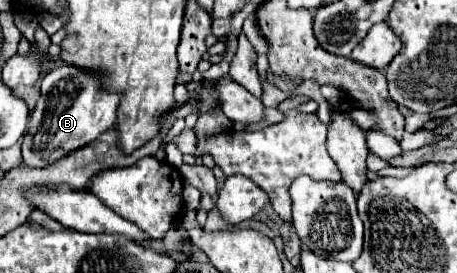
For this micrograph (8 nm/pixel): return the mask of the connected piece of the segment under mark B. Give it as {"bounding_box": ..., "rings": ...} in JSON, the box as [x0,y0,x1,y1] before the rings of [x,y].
{"bounding_box":[21,64,121,168],"rings":[[[69,64],[57,66],[41,82],[41,96],[33,108],[27,136],[21,144],[23,162],[31,168],[45,168],[69,152],[91,144],[115,124],[119,100],[121,94],[101,90],[99,78],[95,74]]]}

